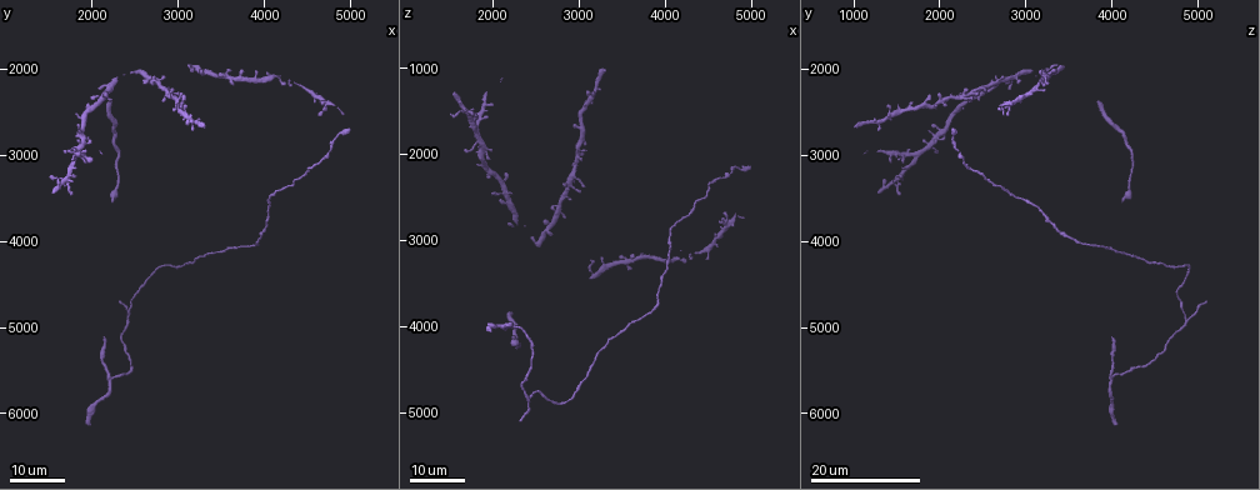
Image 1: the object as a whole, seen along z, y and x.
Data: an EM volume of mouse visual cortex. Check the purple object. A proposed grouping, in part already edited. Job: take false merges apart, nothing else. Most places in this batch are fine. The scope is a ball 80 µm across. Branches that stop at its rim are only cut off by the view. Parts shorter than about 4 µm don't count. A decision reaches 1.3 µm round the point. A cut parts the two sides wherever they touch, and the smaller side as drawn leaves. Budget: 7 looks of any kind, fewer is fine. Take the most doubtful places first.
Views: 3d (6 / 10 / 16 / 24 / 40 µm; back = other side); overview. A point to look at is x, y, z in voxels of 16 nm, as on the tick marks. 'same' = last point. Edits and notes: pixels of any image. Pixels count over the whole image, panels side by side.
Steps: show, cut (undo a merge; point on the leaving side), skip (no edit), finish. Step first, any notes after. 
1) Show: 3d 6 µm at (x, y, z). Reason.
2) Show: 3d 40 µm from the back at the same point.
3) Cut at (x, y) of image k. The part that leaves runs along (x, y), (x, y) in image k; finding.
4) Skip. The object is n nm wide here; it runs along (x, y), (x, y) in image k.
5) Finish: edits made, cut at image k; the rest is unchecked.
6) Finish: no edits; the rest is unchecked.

Show: 3d 16 µm at (2200, 5600, 4000). Two arms in line, one across.

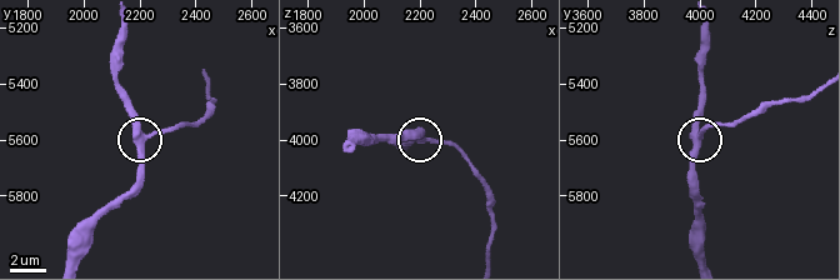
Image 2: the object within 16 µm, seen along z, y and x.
Show: 3d 10 µm at (2200, 5620, 3990). Zoom in.

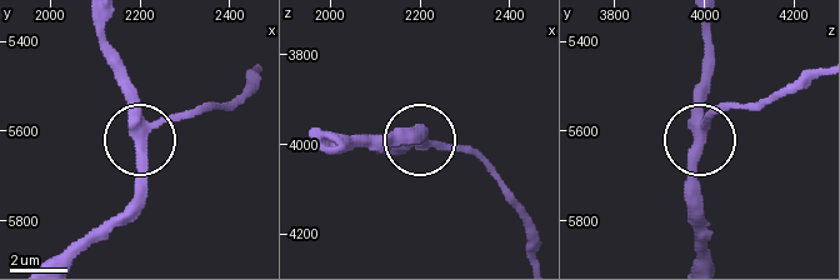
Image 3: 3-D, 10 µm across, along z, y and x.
Show: 3d 10 µm from the back at (2200, 5625, 3990).

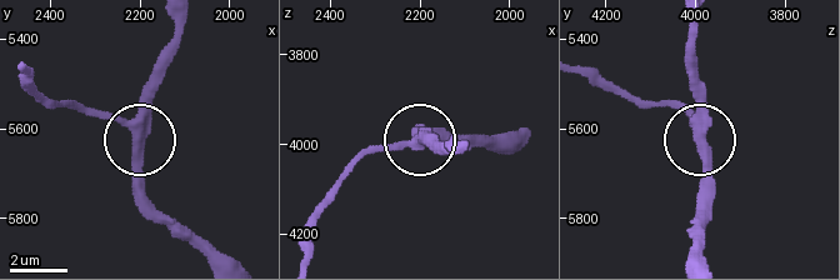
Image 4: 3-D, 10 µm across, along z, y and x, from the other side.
Skip. 3 arms meet here; continuous, no second cell.

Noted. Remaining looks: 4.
Show: 3d 24 µm at (4750, 2900, 2200).

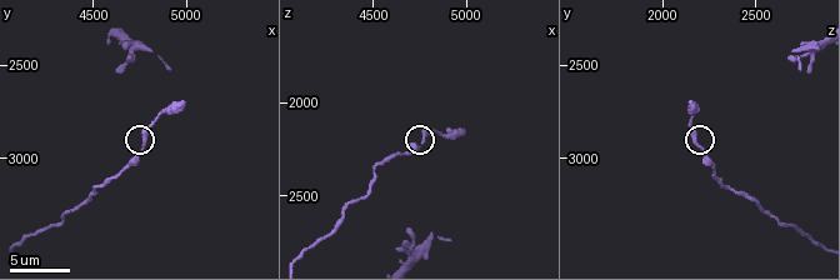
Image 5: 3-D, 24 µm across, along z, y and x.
Show: 3d 10 µm at (4780, 2940, 2200).

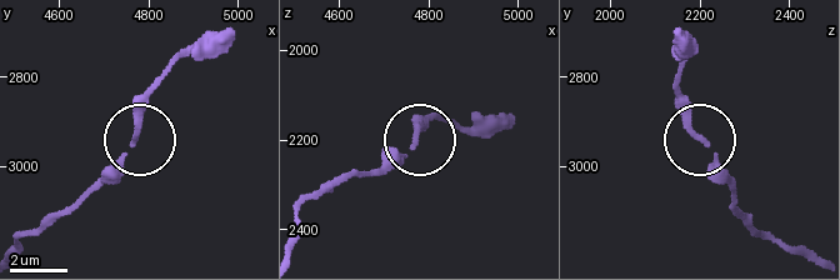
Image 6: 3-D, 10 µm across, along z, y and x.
Skip. It runs along (135, 136), (78, 199) in image 6; all the same cell.

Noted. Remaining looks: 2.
Show: 3d 24 µm at (2350, 3050, 4200). Sudden change in width.

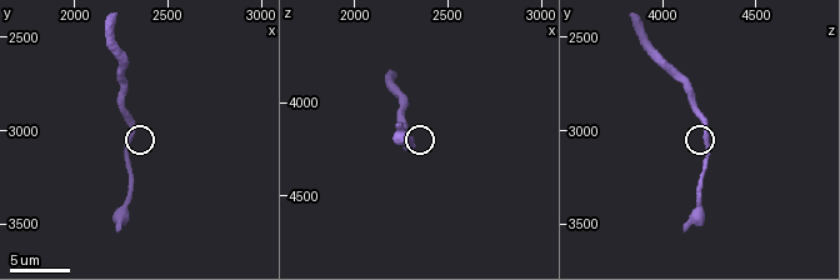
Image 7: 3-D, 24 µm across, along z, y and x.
Show: 3d 10 µm at (2320, 3020, 4220).

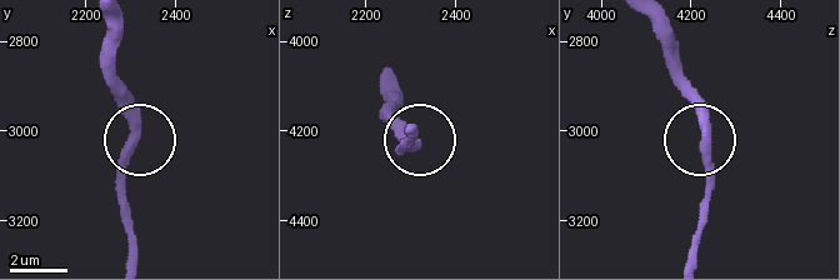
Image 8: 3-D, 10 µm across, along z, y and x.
Skip. All the same cell.

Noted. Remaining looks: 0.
Finish: no edits; the rest is unchecked.

